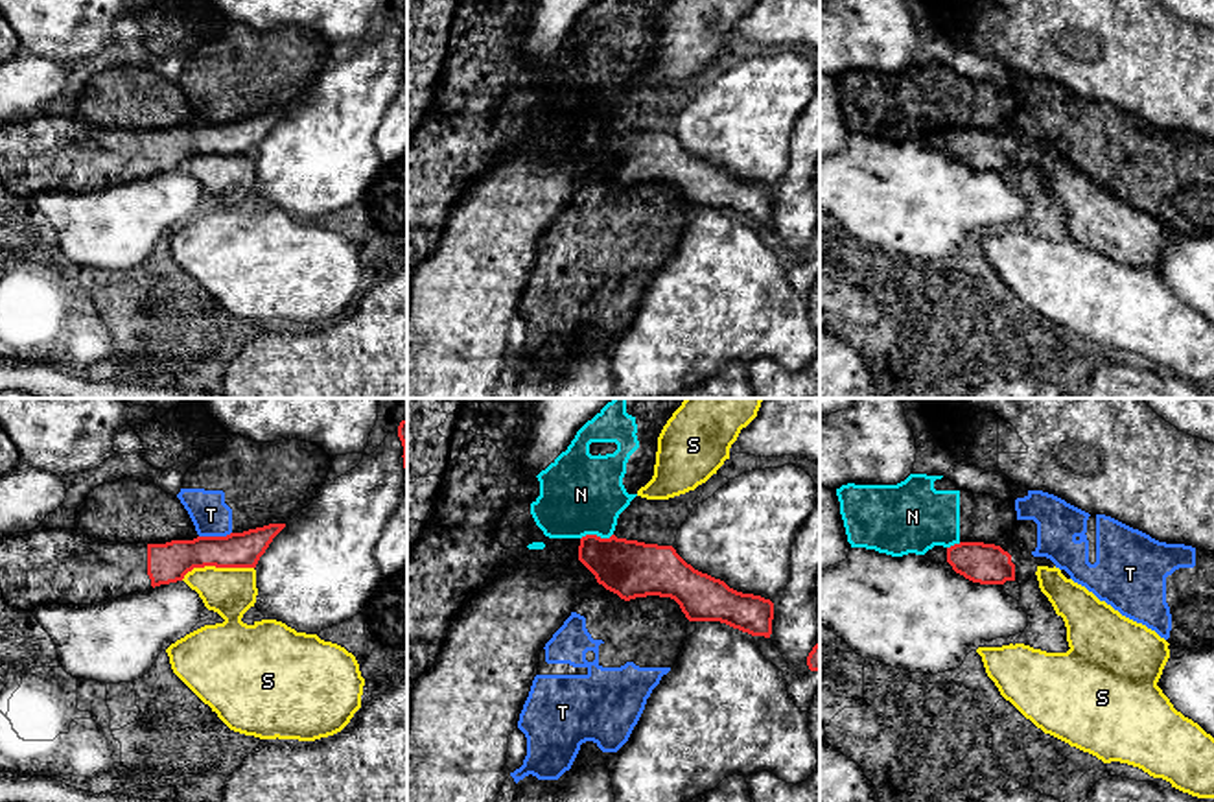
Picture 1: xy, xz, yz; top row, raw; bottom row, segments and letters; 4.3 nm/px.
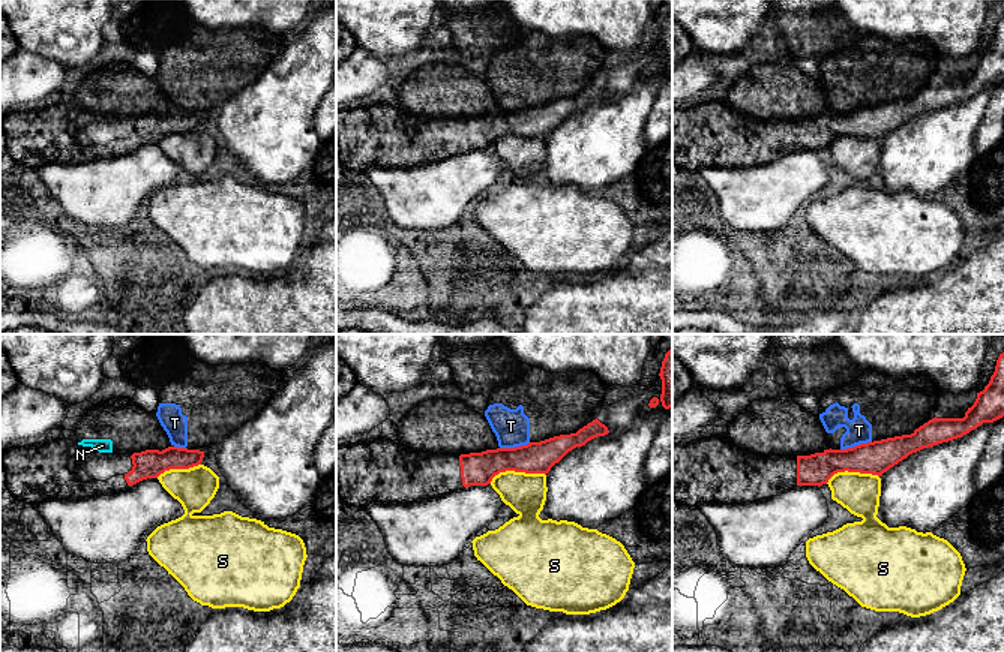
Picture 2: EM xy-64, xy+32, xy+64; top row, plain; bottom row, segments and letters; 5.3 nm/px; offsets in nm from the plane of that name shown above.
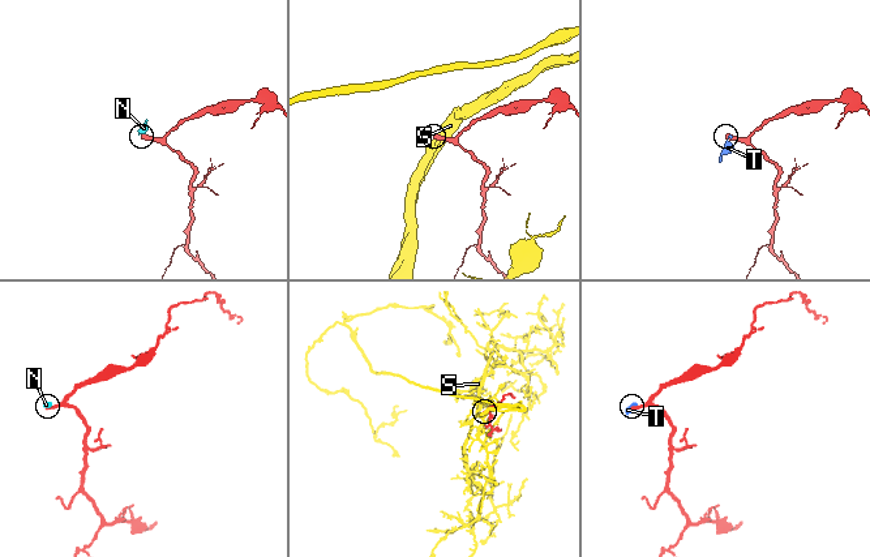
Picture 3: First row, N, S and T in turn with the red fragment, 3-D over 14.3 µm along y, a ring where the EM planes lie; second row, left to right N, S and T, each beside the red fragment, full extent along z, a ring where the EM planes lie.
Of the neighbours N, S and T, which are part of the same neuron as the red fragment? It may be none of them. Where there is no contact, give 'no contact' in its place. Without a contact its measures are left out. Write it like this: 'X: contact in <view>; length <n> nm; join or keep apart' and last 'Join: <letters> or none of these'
N: contact in xz; length 150 nm; keep apart
S: contact in xy; length 320 nm; keep apart
T: contact in xy; length 150 nm; keep apart
Join: none of these

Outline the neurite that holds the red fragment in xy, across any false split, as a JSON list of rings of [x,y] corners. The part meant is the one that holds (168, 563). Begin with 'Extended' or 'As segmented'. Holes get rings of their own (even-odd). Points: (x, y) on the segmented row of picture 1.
Extended. [[[269,524],[227,537],[197,537],[166,544],[114,544],[92,540],[81,529],[39,527],[0,538],[0,590],[9,607],[90,605],[182,581],[193,568],[256,568],[286,524]]]

